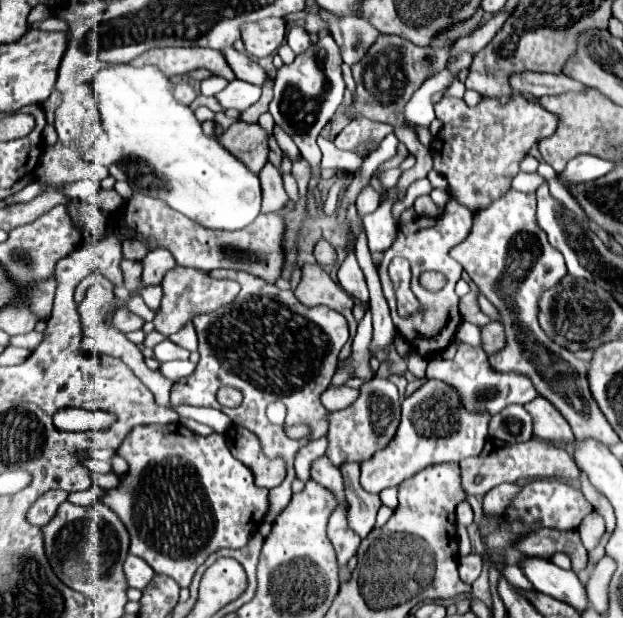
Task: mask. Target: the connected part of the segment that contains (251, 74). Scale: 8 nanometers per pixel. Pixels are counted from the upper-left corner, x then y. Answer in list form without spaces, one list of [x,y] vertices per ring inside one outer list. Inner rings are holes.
[[[224,48],[222,54],[224,54],[224,60],[228,62],[228,66],[232,68],[232,72],[236,74],[238,80],[246,80],[246,82],[258,84],[258,86],[264,84],[266,72],[258,66],[256,60],[248,58],[246,54],[242,54],[242,52],[234,50],[234,48]]]

